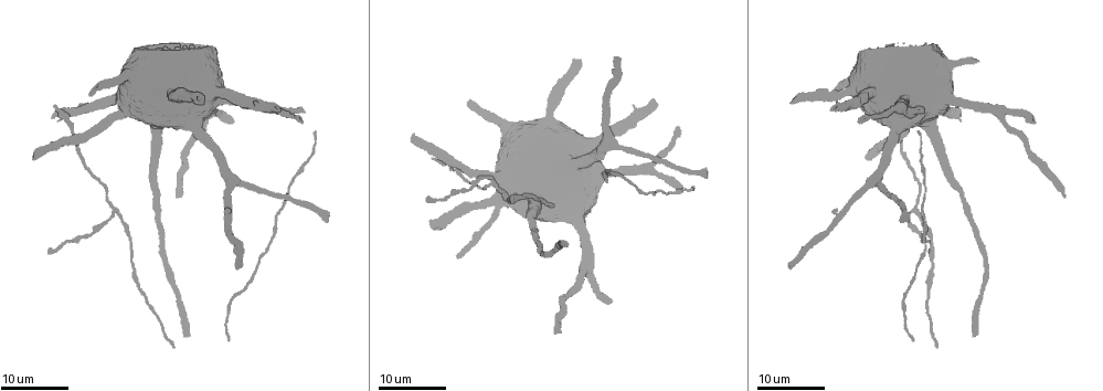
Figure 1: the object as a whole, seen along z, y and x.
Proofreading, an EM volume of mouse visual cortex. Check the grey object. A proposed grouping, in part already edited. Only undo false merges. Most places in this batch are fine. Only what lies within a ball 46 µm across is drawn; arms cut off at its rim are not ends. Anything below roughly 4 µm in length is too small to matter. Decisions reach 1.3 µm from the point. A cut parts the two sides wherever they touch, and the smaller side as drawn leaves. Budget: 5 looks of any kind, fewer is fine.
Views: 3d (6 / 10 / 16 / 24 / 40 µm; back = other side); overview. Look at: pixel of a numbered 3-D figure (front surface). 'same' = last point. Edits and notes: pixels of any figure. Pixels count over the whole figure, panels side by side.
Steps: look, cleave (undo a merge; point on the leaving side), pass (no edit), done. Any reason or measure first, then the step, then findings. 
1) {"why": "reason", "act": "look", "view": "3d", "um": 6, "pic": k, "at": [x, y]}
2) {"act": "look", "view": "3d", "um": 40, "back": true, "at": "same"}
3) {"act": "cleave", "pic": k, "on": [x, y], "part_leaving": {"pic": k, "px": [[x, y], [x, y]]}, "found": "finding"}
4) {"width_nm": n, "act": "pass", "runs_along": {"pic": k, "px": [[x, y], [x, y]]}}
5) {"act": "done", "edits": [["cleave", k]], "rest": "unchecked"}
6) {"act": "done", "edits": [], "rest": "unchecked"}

{"why": "side arm on a straight run", "act": "look", "view": "3d", "um": 24, "pic": 1, "at": [454, 166]}

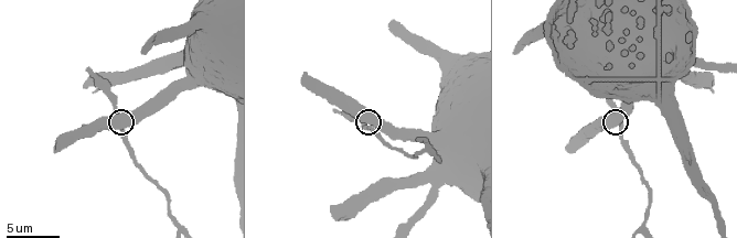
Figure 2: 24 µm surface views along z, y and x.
{"why": "closer look", "act": "look", "view": "3d", "um": 10, "pic": 2, "at": [367, 120]}

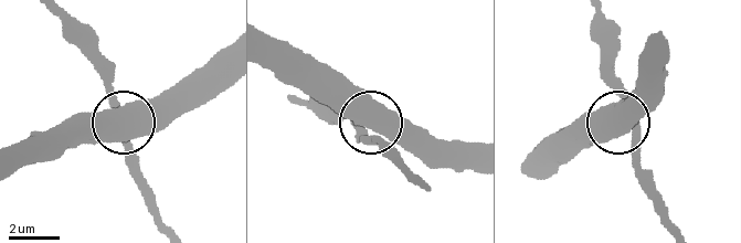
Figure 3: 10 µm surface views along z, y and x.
{"width_nm": 490, "act": "pass", "found": "continuous, no second neuron"}

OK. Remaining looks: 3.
{"act": "look", "view": "3d", "um": 10, "pic": 2, "at": [428, 144]}

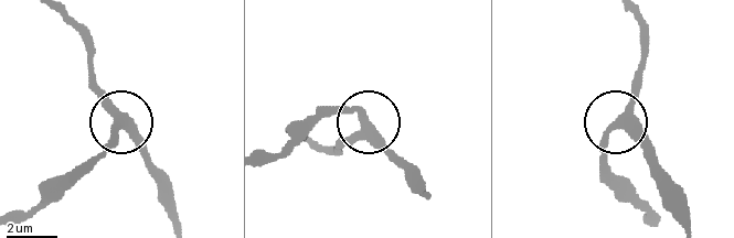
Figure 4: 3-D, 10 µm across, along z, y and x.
{"why": "other side", "act": "look", "view": "3d", "um": 10, "back": true, "pic": 4, "at": [122, 126]}

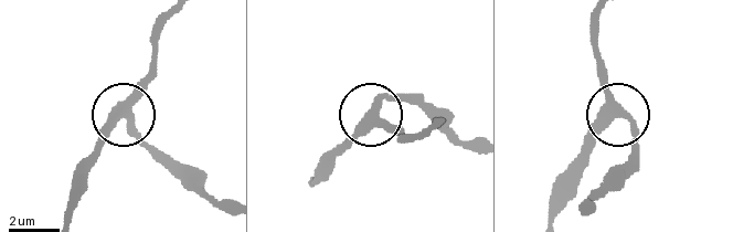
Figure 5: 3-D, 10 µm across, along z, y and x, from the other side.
{"side_arm_um": 14, "act": "pass", "runs_along": {"pic": 5, "px": [[599, 11], [595, 67], [631, 125], [638, 167]]}, "found": "one neuron here"}

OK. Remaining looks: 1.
{"act": "done", "edits": [], "rest": "unchecked"}

